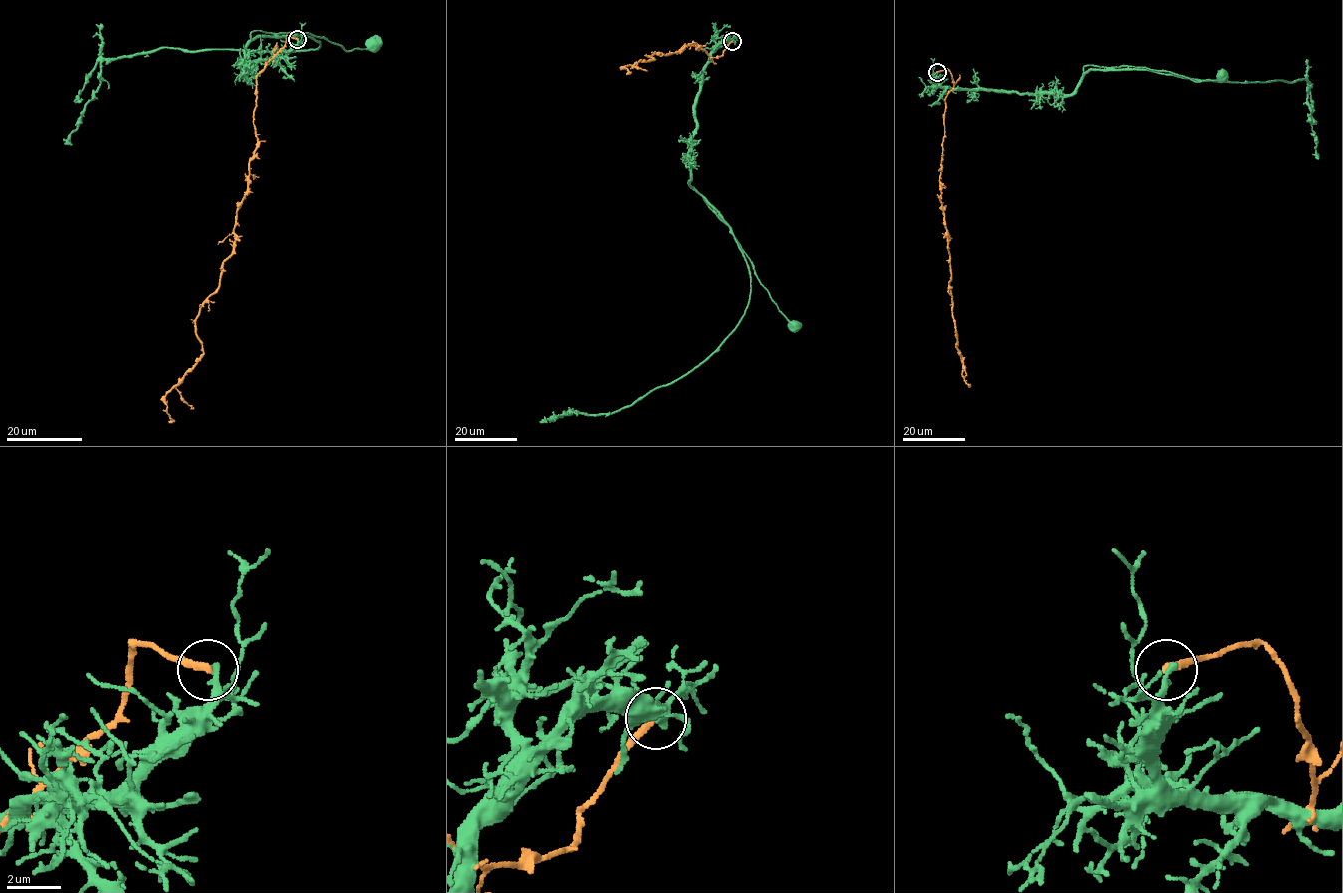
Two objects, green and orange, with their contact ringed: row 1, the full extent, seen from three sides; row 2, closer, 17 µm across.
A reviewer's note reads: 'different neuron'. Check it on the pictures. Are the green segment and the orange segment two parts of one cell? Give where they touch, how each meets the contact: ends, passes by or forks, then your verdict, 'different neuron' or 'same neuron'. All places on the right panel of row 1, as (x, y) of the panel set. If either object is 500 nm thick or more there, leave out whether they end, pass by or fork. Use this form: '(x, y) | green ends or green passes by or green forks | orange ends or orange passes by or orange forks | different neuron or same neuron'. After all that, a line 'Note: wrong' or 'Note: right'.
(937, 72) | green ends | orange ends | different neuron
Note: right

